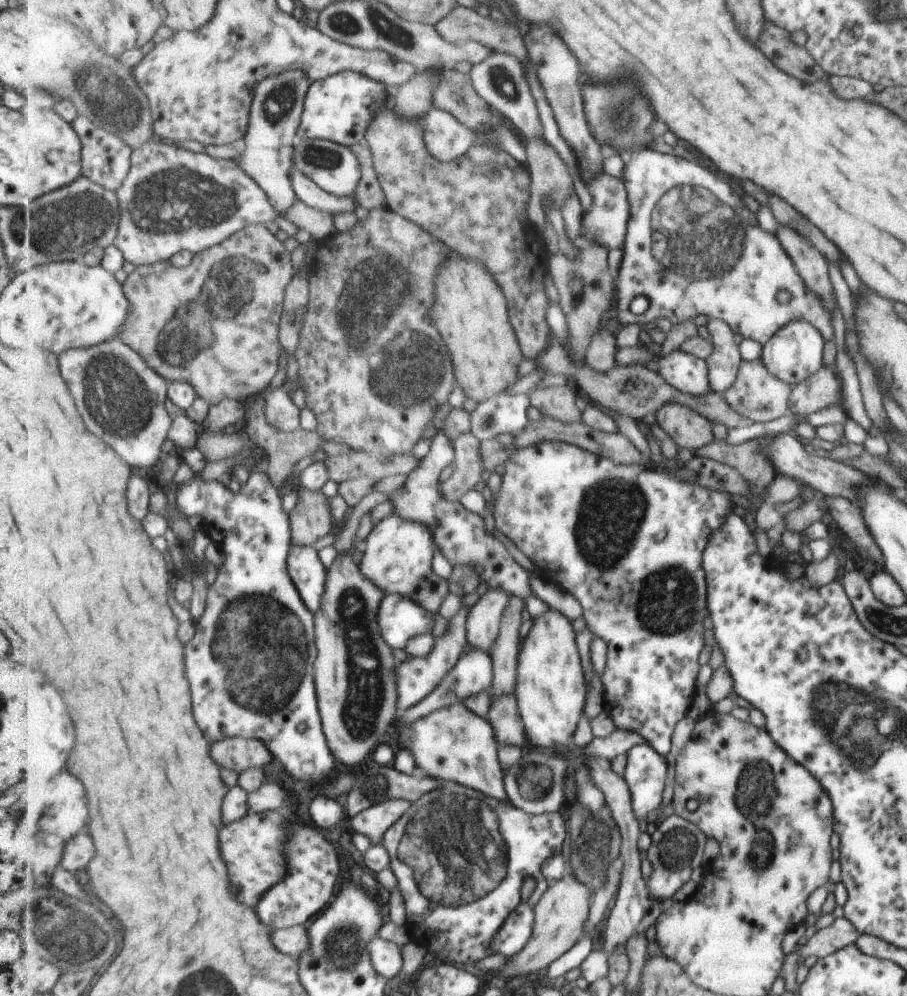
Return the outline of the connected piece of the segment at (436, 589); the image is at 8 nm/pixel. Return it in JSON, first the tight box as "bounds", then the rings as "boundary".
{"bounds":[359,515,450,614],"boundary":[[[397,515],[384,518],[375,525],[362,545],[359,566],[387,595],[403,595],[422,604],[425,610],[437,614],[445,596],[450,593],[449,581],[440,577],[432,566],[438,549],[430,527]]]}

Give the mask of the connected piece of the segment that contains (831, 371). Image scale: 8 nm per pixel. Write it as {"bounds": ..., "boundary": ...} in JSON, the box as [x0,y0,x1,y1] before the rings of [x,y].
{"bounds":[790,366,844,416],"boundary":[[[824,366],[821,370],[814,372],[811,377],[805,381],[798,382],[791,393],[790,409],[793,415],[805,416],[819,409],[826,408],[827,405],[839,403],[844,410],[842,404],[842,394],[840,392],[839,382],[835,378],[836,368],[832,366]]]}

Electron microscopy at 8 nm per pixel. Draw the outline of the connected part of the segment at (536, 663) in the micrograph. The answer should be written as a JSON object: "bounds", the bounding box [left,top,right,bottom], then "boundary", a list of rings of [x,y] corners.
{"bounds":[516,609,588,748],"boundary":[[[547,609],[542,615],[533,619],[533,626],[525,636],[518,656],[518,677],[516,697],[518,709],[526,726],[529,740],[537,746],[557,748],[564,746],[569,738],[573,738],[578,730],[579,721],[585,712],[588,698],[586,672],[583,668],[582,655],[579,652],[578,635],[574,623],[555,609]]]}

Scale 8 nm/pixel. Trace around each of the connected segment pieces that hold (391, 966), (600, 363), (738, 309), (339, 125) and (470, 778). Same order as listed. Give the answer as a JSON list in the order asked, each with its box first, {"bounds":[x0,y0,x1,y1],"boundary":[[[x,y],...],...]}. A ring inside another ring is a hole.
[{"bounds":[370,936,405,980],"boundary":[[[378,936],[371,941],[370,955],[379,974],[389,980],[397,977],[405,965],[403,946]]]},{"bounds":[585,330,619,372],"boundary":[[[600,330],[594,334],[585,364],[599,372],[609,372],[619,364],[616,359],[618,353],[617,338],[609,330]]]},{"bounds":[615,148,833,344],"boundary":[[[650,148],[635,151],[631,160],[626,163],[626,173],[623,178],[626,182],[628,190],[628,197],[631,203],[632,215],[628,224],[628,231],[626,234],[626,241],[623,248],[623,256],[620,268],[616,278],[616,298],[615,308],[618,312],[618,322],[624,327],[629,324],[645,325],[647,322],[654,322],[658,318],[667,318],[673,325],[691,321],[698,314],[703,314],[710,319],[722,320],[730,328],[730,331],[735,334],[741,334],[742,338],[749,338],[755,340],[759,344],[765,344],[778,332],[782,326],[785,326],[791,321],[807,321],[811,323],[817,330],[819,330],[823,339],[833,340],[833,330],[831,329],[830,311],[827,310],[820,301],[817,295],[814,295],[809,288],[802,281],[802,277],[798,274],[797,268],[791,262],[789,255],[786,253],[782,242],[775,236],[775,233],[768,233],[758,225],[756,215],[750,212],[744,204],[741,204],[740,196],[727,184],[725,180],[717,178],[713,172],[709,172],[707,168],[695,164],[695,162],[687,162],[683,158],[677,158],[673,154],[663,154],[663,152],[656,152]],[[779,290],[786,290],[790,294],[789,302],[780,304],[775,299],[775,294]],[[637,296],[646,297],[650,306],[641,314],[633,314],[631,312],[631,302]]]},{"bounds":[298,71,389,147],"boundary":[[[343,71],[311,82],[304,102],[302,124],[298,128],[299,138],[327,139],[348,147],[358,145],[366,138],[371,123],[389,100],[382,82],[360,72]]]},{"bounds":[397,703,509,800],"boundary":[[[464,703],[437,709],[417,721],[410,729],[397,729],[399,748],[407,747],[416,758],[419,773],[438,778],[443,784],[458,782],[482,792],[487,797],[509,800],[505,786],[505,770],[498,755],[498,742],[494,726]]]}]

